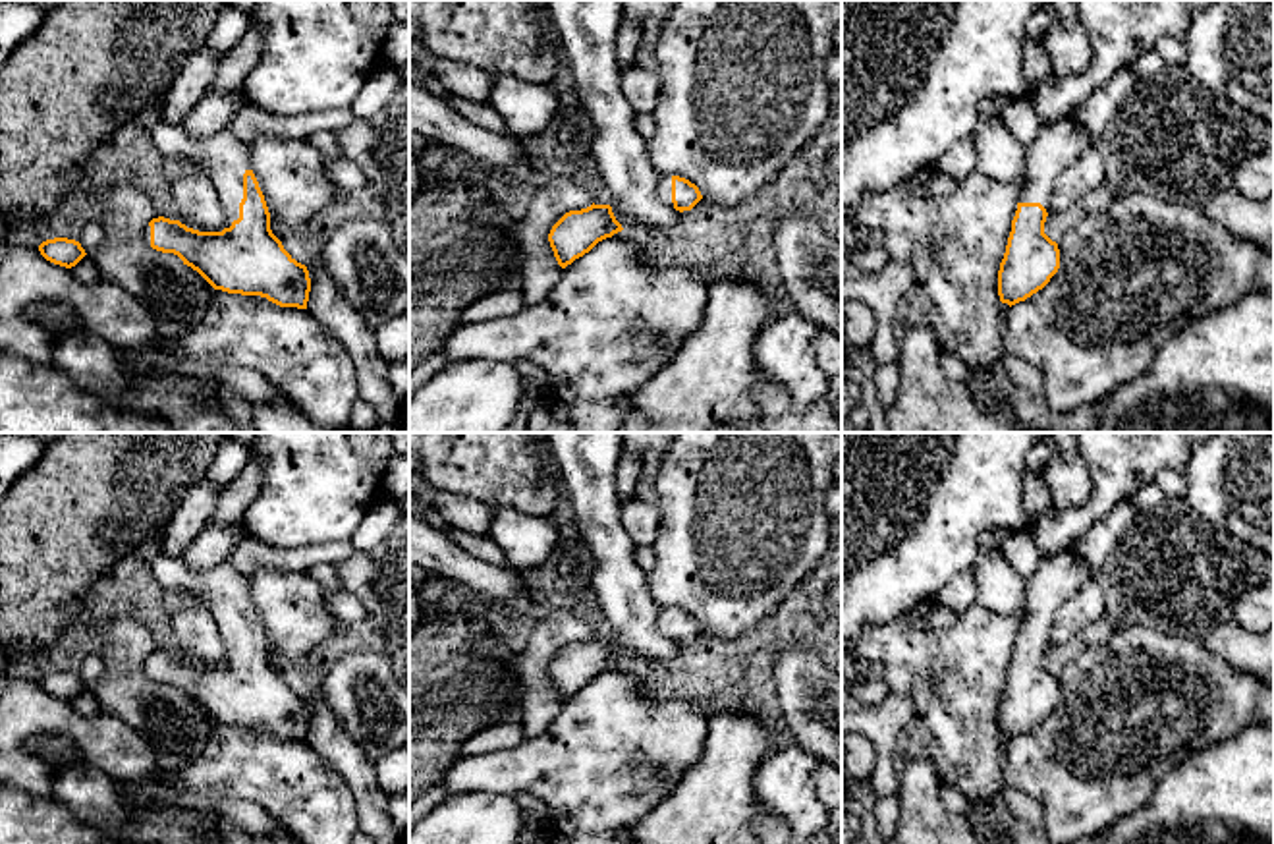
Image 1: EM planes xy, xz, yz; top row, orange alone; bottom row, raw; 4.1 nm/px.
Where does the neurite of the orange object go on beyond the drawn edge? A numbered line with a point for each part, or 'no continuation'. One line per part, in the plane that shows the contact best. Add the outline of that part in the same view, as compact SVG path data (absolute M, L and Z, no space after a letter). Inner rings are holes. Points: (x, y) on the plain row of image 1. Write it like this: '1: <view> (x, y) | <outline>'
1: xy (226, 590) | M170 554L154 558L152 574L164 591L191 591L208 601L207 610L218 624L218 632L226 641L226 661L230 661L239 651L243 606L253 603L249 577L228 560L208 570L195 570L183 556Z

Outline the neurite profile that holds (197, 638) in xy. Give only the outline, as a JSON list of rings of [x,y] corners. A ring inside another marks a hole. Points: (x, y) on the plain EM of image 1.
[[[185,608],[172,614],[172,632],[178,653],[199,664],[222,664],[226,661],[226,641],[218,624],[207,608]]]

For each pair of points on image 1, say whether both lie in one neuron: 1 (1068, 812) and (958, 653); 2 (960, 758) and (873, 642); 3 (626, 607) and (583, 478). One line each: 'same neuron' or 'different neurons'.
1: different neurons
2: same neuron
3: same neuron

